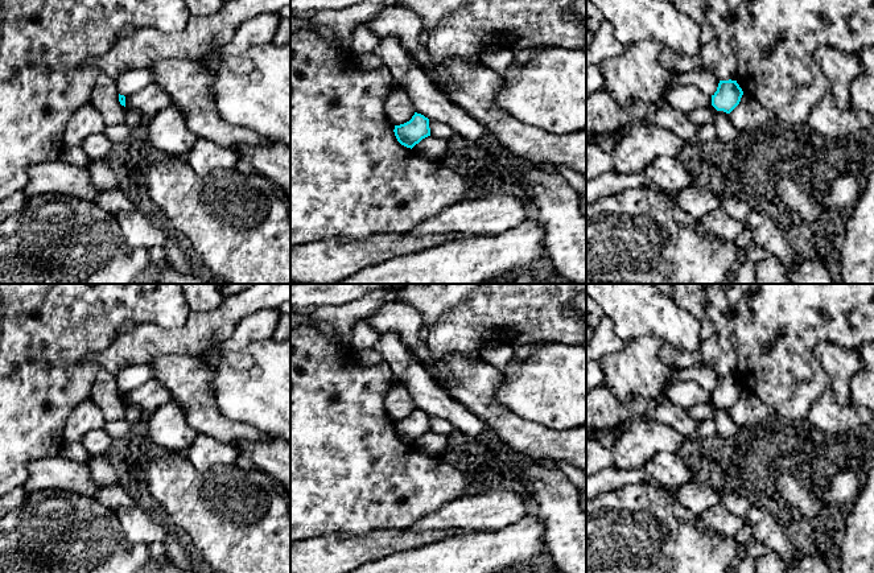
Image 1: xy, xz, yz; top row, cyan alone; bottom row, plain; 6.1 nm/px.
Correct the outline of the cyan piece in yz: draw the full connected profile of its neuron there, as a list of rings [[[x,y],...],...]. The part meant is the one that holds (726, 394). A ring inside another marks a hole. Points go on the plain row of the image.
[[[720,376],[717,387],[712,391],[712,401],[717,407],[730,409],[739,400],[742,391],[737,376]]]

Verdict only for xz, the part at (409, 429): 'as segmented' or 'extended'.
as segmented

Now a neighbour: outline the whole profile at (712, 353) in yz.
[[[717,334],[704,339],[693,353],[664,343],[659,350],[659,359],[679,370],[698,364],[714,368],[720,376],[737,376],[735,342],[731,338],[727,343],[722,343]]]

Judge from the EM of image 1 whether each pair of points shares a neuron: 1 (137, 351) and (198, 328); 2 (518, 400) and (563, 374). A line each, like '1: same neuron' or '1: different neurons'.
1: same neuron
2: same neuron

